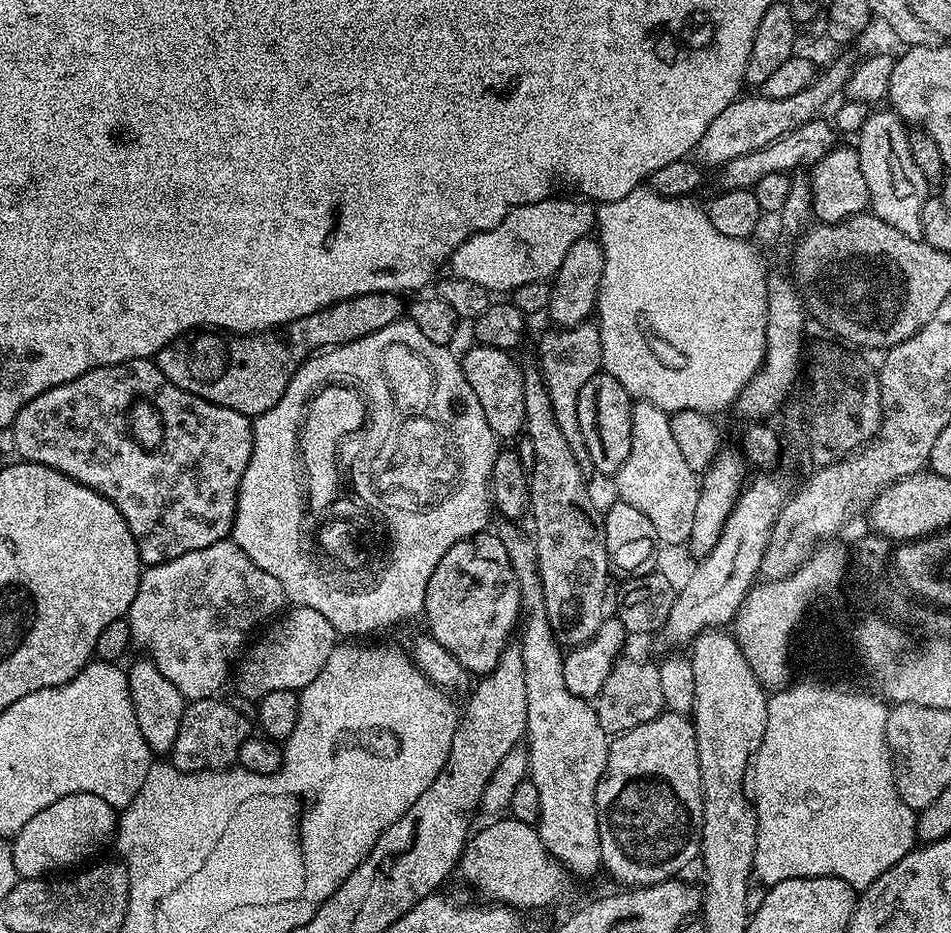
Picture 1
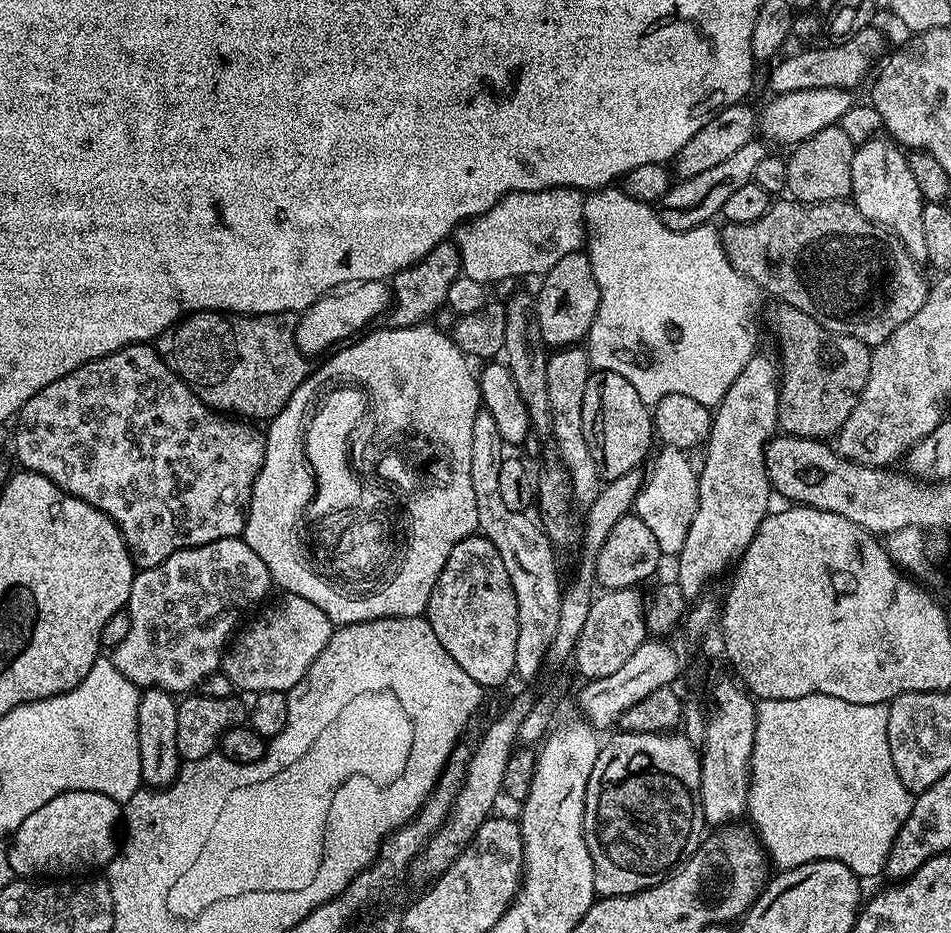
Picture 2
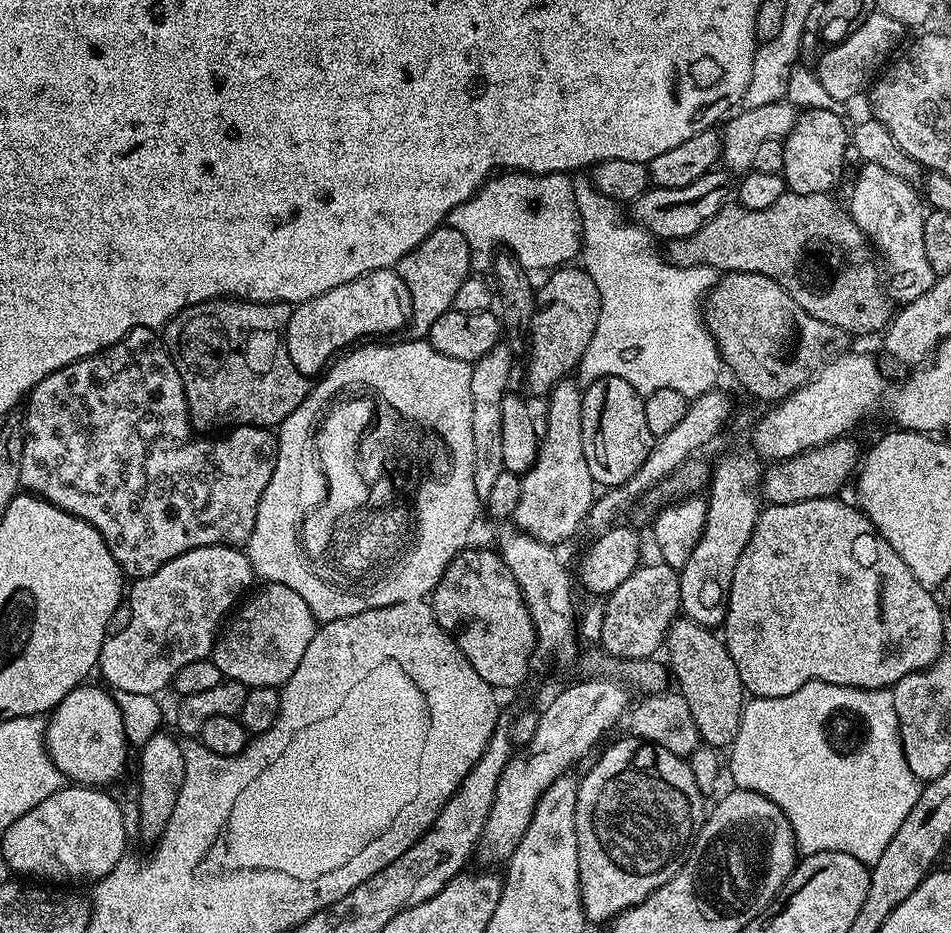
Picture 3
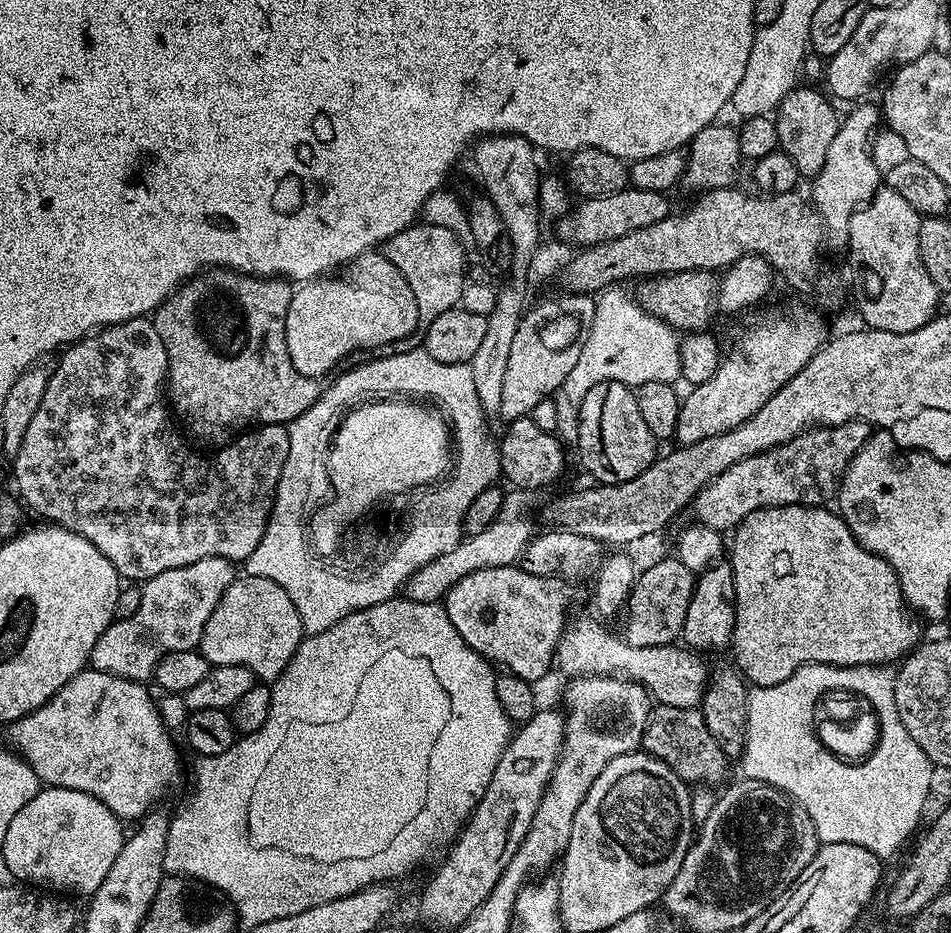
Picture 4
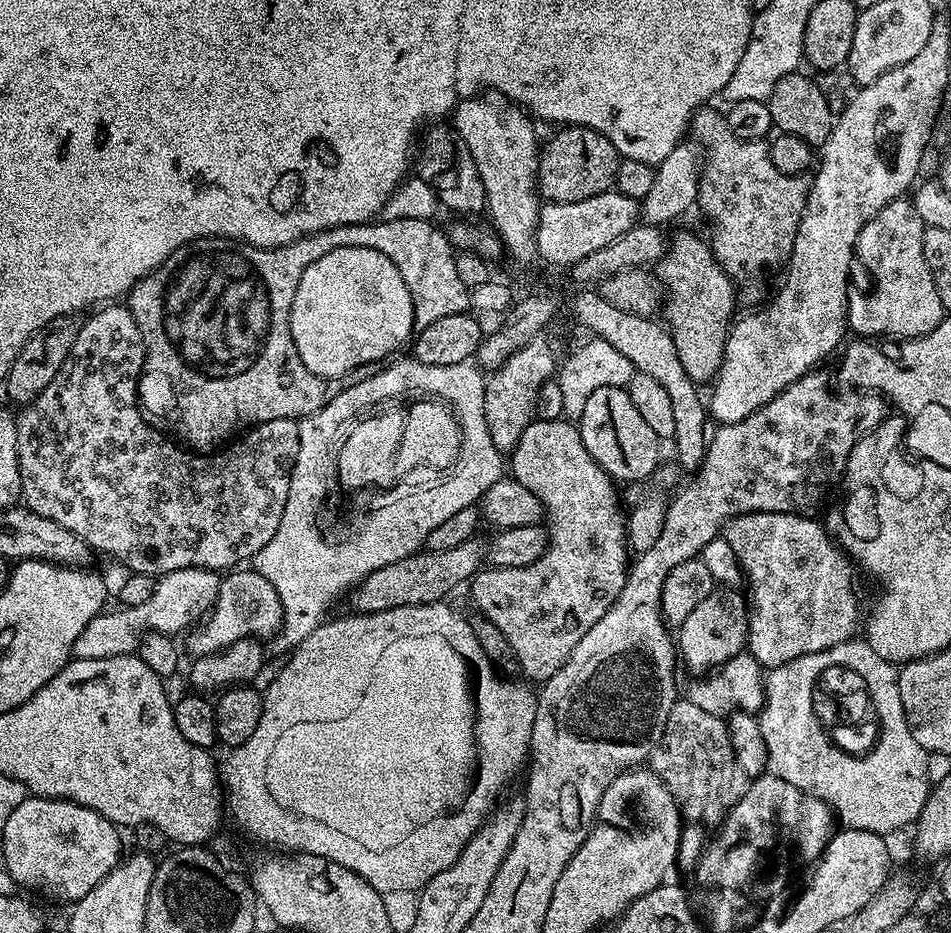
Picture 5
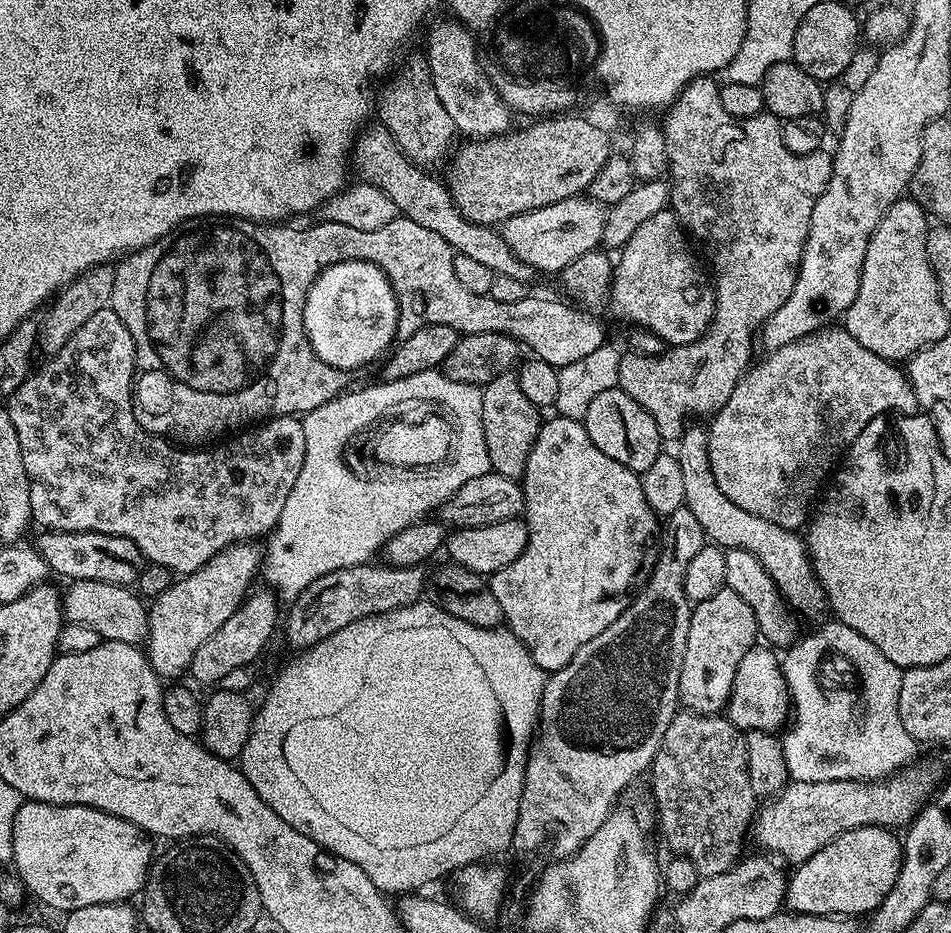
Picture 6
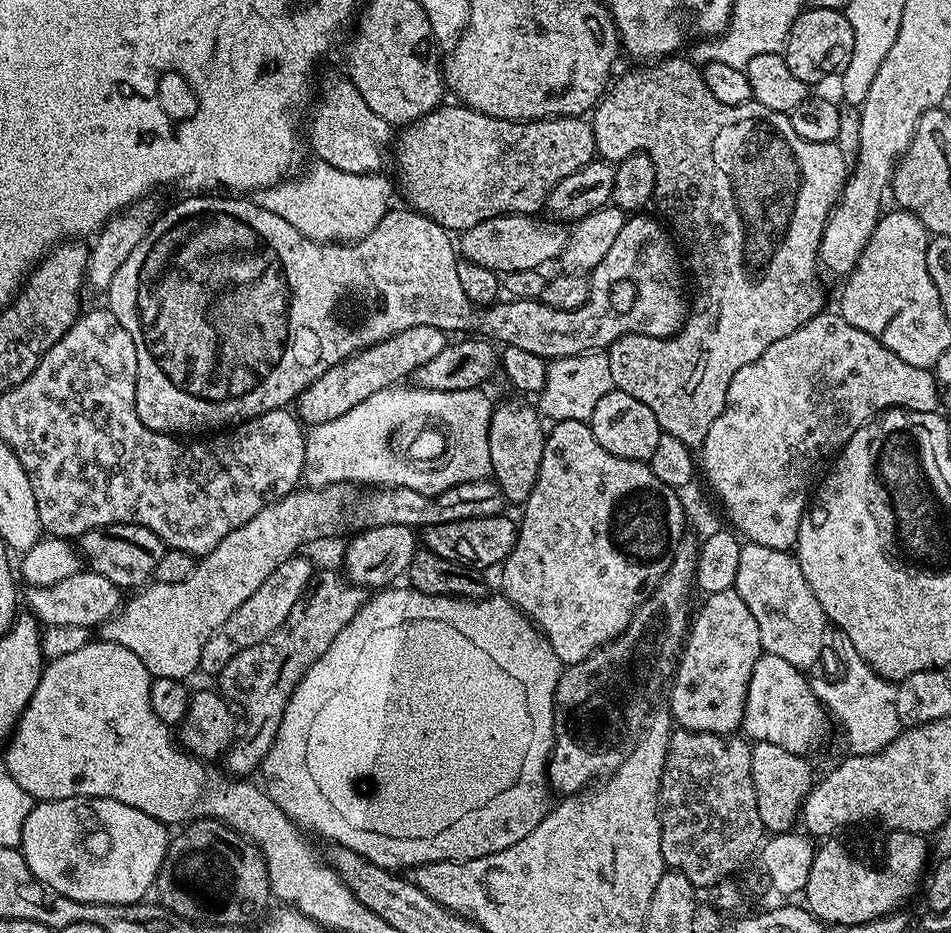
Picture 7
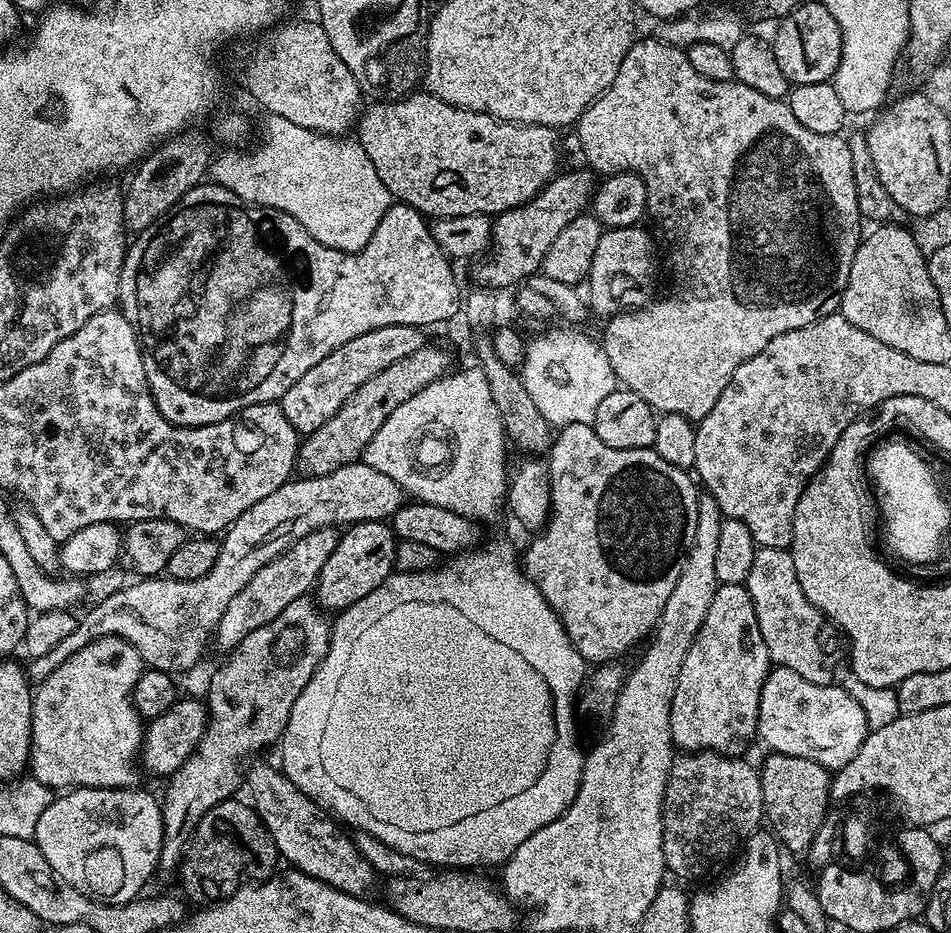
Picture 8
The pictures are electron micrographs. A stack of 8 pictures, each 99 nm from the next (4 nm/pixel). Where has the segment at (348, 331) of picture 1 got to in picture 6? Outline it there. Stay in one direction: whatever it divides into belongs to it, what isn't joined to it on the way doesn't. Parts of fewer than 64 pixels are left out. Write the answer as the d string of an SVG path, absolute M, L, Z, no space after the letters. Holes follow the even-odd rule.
M235 216L201 218L177 228L174 232L168 232L153 244L148 245L147 248L139 248L138 251L125 255L115 265L114 294L110 307L116 311L118 318L122 318L126 330L130 330L130 338L134 338L136 378L132 386L132 409L134 410L134 418L147 432L152 433L153 436L163 436L165 440L175 442L180 446L204 446L207 445L204 444L207 440L217 439L216 441L219 441L221 439L219 436L223 432L230 431L231 428L240 430L245 426L255 425L257 422L273 420L275 416L299 417L301 414L314 410L341 395L349 387L349 373L328 365L316 356L311 348L311 342L304 332L303 310L307 300L307 292L310 290L311 284L315 282L316 276L324 268L343 260L365 260L385 272L385 276L389 279L394 294L397 296L397 308L400 311L395 337L397 341L410 338L410 334L418 334L418 330L422 330L426 326L450 326L455 332L465 336L490 334L491 332L506 334L510 338L519 340L527 351L529 348L535 359L549 363L550 366L557 369L570 366L570 362L578 362L582 358L586 358L586 354L594 354L594 350L605 347L604 328L592 317L594 315L591 311L581 310L571 303L568 303L569 305L563 304L560 300L547 300L546 297L536 296L536 294L529 294L526 298L522 298L522 302L498 302L490 294L479 296L471 293L466 286L458 282L458 277L454 274L452 247L442 238L438 238L438 234L434 234L434 230L426 230L426 226L418 226L418 222L397 218L386 222L386 226L378 226L378 230L358 230L354 226L345 226L342 222L334 222L327 218L321 219L321 221L321 224L312 224L309 228L284 228L288 226L280 222L237 220Z

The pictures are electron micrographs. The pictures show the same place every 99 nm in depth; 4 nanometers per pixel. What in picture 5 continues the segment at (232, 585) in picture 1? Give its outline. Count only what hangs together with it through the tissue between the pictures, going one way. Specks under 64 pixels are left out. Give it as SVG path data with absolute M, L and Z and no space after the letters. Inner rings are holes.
M187 568L168 572L156 580L154 594L150 594L150 599L142 602L142 606L121 607L120 612L105 610L88 622L86 630L78 634L78 642L74 642L73 657L77 660L85 660L86 658L127 656L139 649L145 632L177 634L176 632L183 633L191 629L205 615L205 612L213 607L219 592L220 581L221 577L211 568Z

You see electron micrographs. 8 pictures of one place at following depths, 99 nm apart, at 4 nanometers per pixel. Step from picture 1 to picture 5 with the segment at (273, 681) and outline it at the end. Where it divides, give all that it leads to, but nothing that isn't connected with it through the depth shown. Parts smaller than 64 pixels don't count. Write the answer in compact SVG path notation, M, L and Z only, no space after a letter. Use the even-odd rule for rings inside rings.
M254 568L246 569L229 571L221 579L216 600L205 619L206 624L199 625L187 633L189 636L184 648L186 652L188 650L191 653L193 659L220 652L226 646L240 640L251 638L266 640L266 637L281 629L284 611L277 591Z

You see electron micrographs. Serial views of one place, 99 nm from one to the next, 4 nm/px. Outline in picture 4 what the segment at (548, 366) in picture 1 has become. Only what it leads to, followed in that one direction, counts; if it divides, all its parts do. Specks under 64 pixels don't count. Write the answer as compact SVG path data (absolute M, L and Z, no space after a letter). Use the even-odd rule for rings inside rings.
M524 490L509 491L505 495L498 518L494 518L494 522L490 522L490 526L486 526L482 534L465 535L460 543L454 546L454 550L432 557L430 562L426 562L426 566L422 566L409 578L402 589L403 595L418 603L440 602L447 596L454 582L466 578L466 574L474 574L474 570L515 565L534 535L532 516L528 513L532 504L528 501L528 496L529 493Z

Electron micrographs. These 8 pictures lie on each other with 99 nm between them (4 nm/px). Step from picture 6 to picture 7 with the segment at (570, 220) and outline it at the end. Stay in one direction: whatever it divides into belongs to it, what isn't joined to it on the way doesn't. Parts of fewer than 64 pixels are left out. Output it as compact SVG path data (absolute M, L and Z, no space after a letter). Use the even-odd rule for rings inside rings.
M513 214L511 216L495 216L494 218L486 218L486 222L478 222L476 226L470 226L465 229L464 232L459 233L458 236L458 252L463 259L469 260L470 262L478 263L480 266L488 267L490 271L494 271L497 274L503 274L505 272L513 272L514 270L530 270L531 268L540 270L545 266L543 264L548 264L557 259L561 250L566 246L566 242L568 241L568 233L569 229L565 227L563 223L553 222L551 219L545 218L545 220L536 220L540 218L533 218L528 214Z

